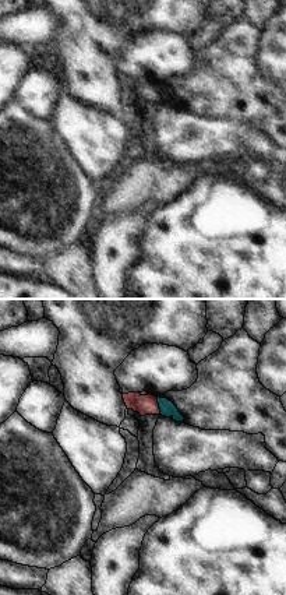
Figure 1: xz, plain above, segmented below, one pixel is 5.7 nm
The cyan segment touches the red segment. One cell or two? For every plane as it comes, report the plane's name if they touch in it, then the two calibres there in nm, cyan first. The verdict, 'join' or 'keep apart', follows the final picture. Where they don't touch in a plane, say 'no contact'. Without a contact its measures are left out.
xz | 90/110 nm

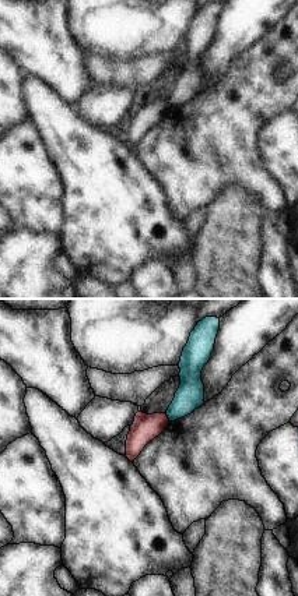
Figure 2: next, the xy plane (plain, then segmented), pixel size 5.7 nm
xy | 160/160 nm

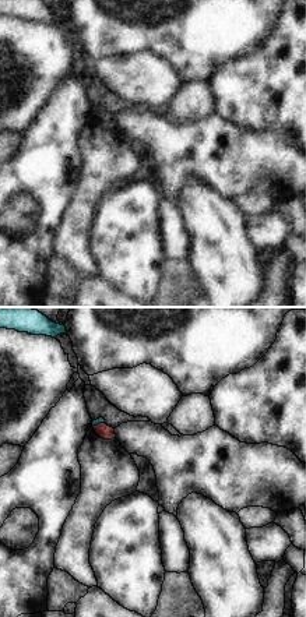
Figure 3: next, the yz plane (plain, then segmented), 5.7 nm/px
yz | 30/80 nm

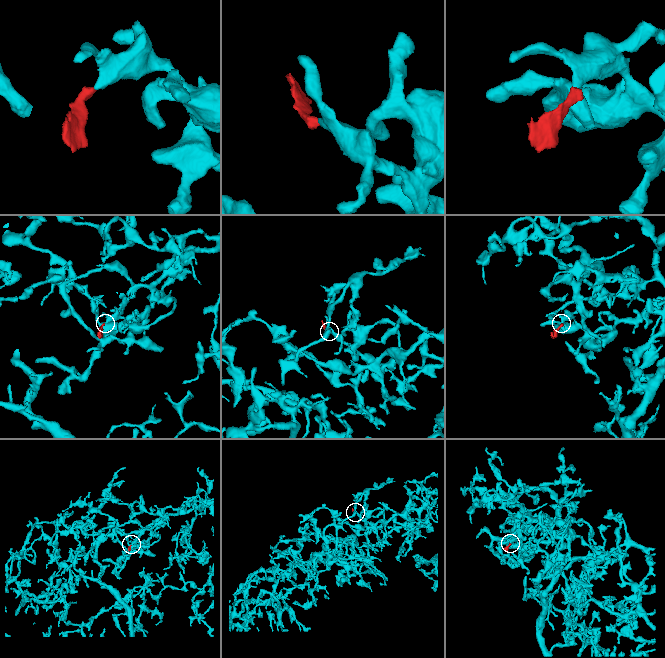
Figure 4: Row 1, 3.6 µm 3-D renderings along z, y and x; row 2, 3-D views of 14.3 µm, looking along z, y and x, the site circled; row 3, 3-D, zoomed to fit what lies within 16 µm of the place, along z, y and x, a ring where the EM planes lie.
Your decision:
keep apart

